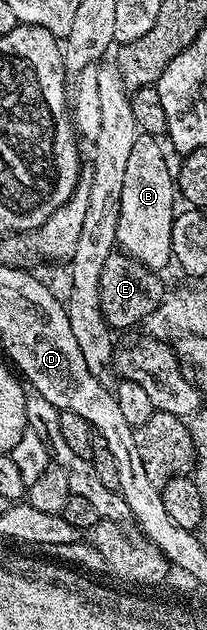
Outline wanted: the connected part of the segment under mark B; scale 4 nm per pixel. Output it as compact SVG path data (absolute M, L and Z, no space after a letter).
M139 133L136 143L132 144L117 218L117 245L155 272L163 271L173 259L172 224L176 213L174 202L178 200L176 178L159 142L153 134Z

